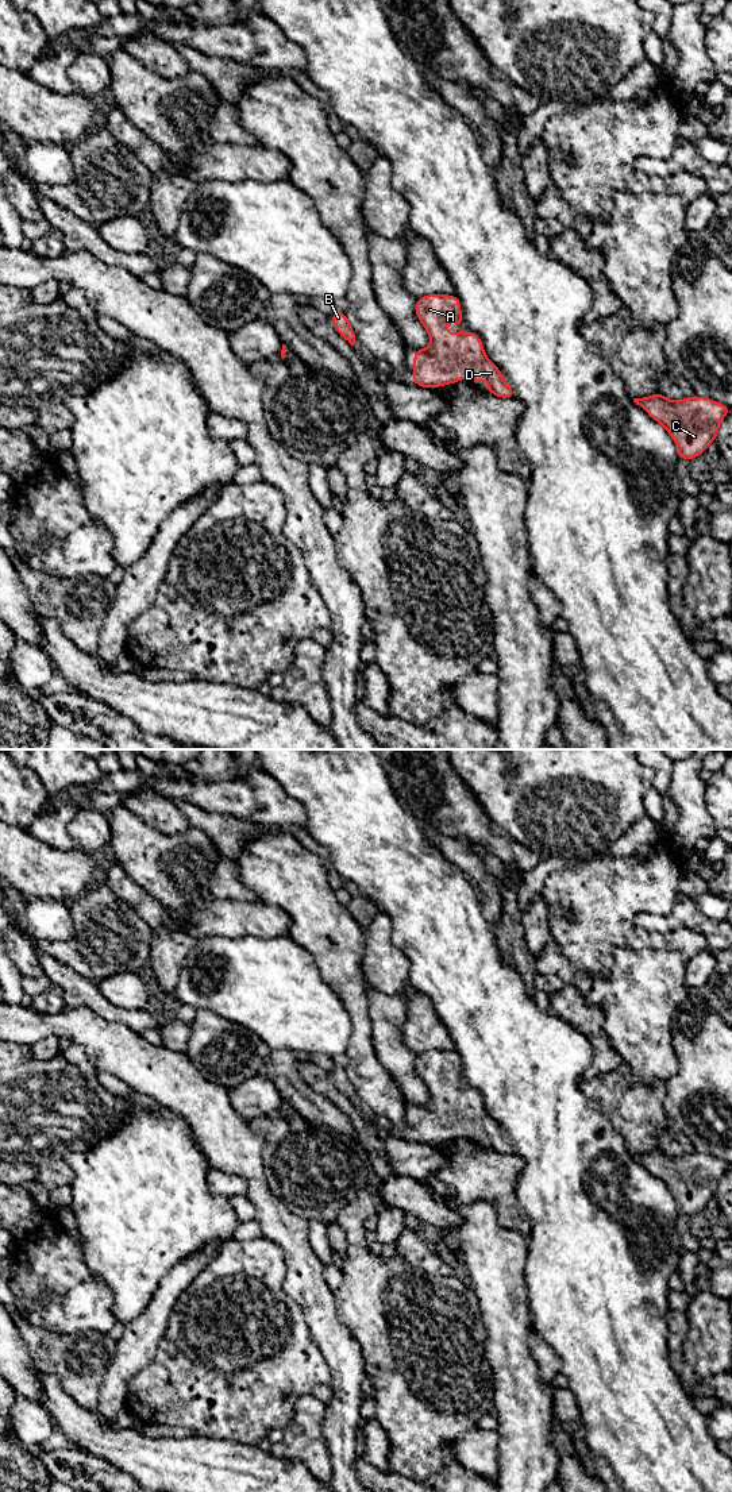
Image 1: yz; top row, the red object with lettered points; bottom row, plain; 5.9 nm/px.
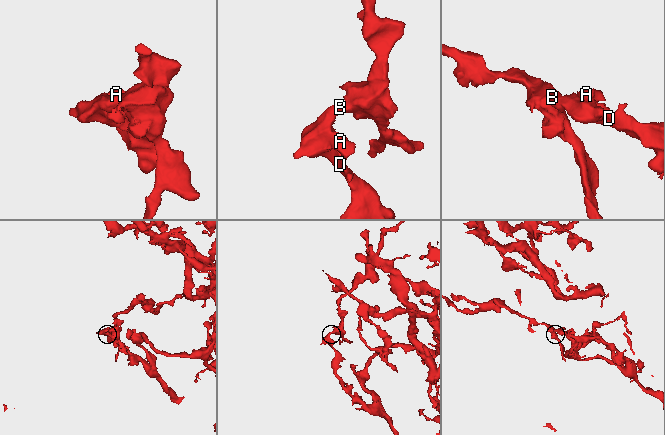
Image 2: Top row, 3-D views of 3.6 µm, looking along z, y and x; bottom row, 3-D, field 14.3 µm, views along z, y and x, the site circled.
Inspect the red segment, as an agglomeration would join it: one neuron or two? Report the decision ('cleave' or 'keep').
keep

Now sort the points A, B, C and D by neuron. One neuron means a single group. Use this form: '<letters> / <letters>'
A B C D

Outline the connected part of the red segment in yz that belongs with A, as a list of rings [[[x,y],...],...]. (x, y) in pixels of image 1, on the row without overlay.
[[[432,1049],[417,1055],[415,1069],[424,1082],[431,1095],[428,1104],[416,1106],[413,1111],[413,1141],[421,1144],[440,1144],[448,1140],[456,1140],[462,1134],[473,1136],[481,1141],[481,1136],[488,1136],[486,1148],[500,1154],[515,1153],[513,1145],[504,1137],[500,1125],[485,1111],[482,1096],[475,1088],[447,1090],[446,1083],[450,1082],[448,1068],[454,1067],[454,1082],[463,1082],[461,1057],[455,1050],[444,1052]]]

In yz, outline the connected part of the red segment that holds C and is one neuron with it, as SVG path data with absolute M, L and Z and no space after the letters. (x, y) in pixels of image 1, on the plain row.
M662 1149L633 1154L651 1175L662 1180L677 1200L678 1214L690 1217L716 1196L721 1176L732 1164L706 1153L670 1157Z

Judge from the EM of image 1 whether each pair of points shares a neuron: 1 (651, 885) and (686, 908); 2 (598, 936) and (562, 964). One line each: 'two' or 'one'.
1: two
2: two

